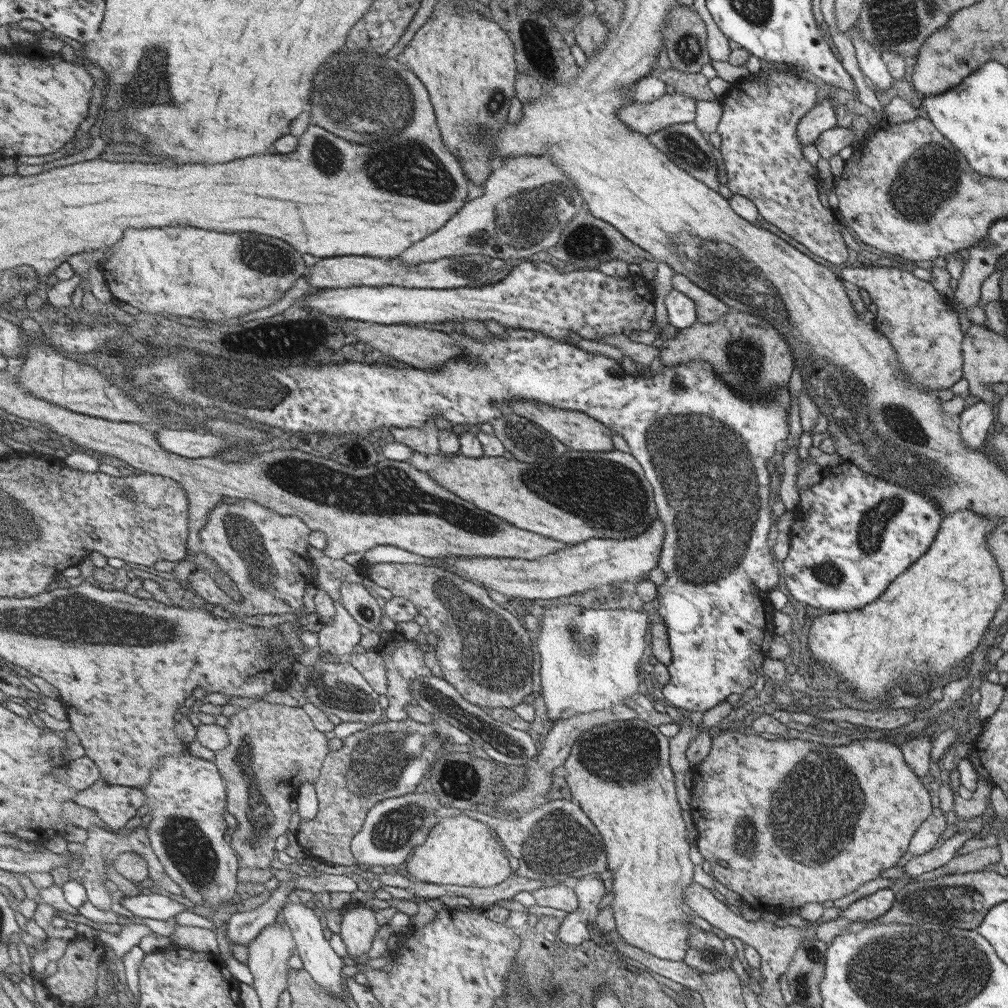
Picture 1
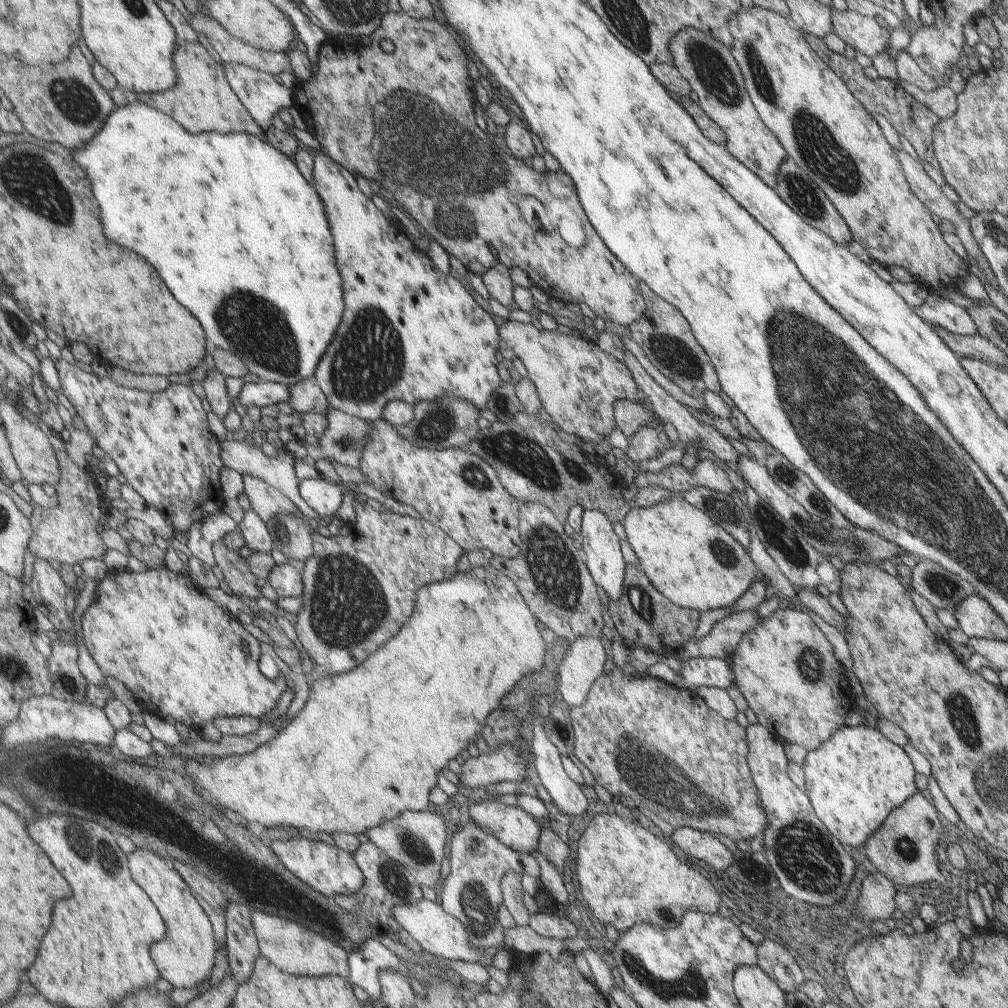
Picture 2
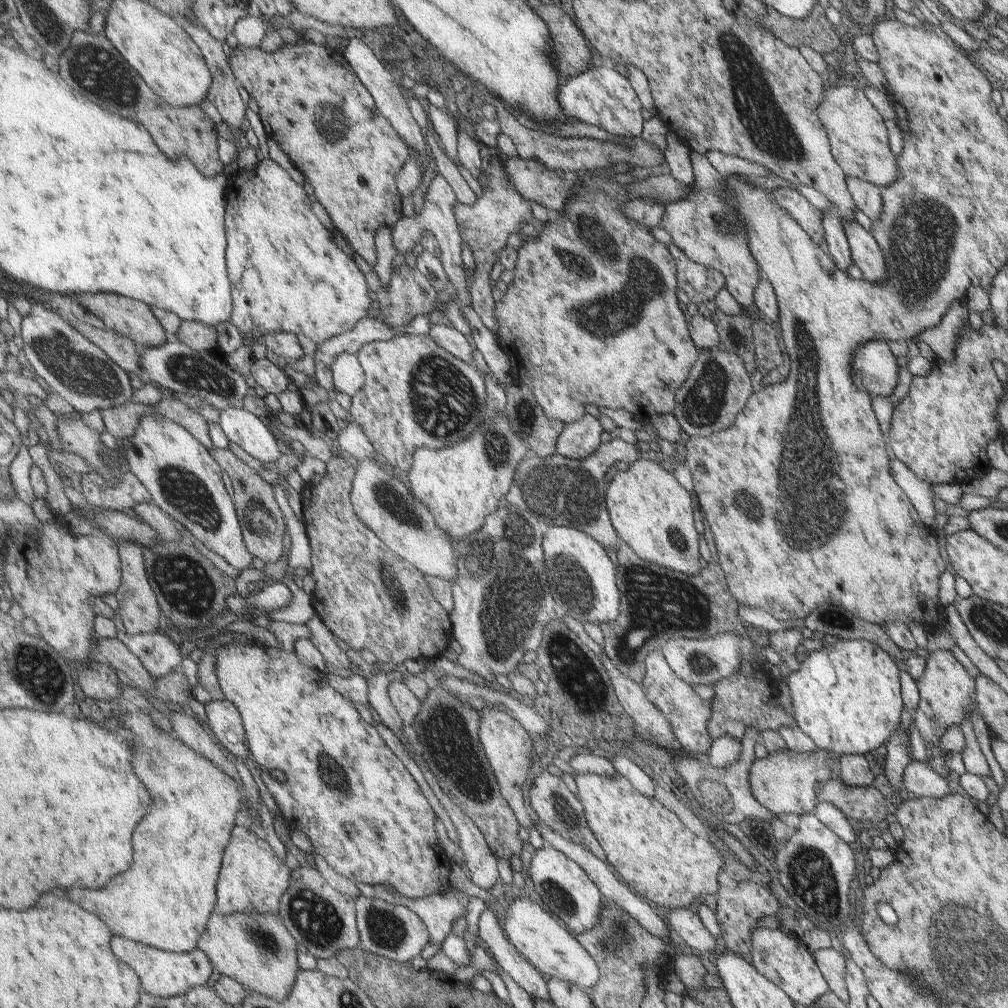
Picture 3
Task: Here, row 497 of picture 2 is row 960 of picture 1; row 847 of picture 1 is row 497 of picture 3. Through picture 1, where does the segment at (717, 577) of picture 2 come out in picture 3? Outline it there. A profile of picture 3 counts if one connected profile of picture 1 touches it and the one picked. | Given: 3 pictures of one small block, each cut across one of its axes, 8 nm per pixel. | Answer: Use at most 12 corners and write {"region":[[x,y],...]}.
{"region":[[635,460],[606,484],[618,540],[644,561],[693,576],[687,491]]}

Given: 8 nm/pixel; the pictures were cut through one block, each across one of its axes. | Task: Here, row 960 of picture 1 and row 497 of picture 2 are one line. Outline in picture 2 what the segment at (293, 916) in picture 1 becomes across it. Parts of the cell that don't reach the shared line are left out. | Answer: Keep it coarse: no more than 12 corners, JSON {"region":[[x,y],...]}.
{"region":[[323,477],[303,479],[305,502],[321,516],[343,506],[346,487]]}

